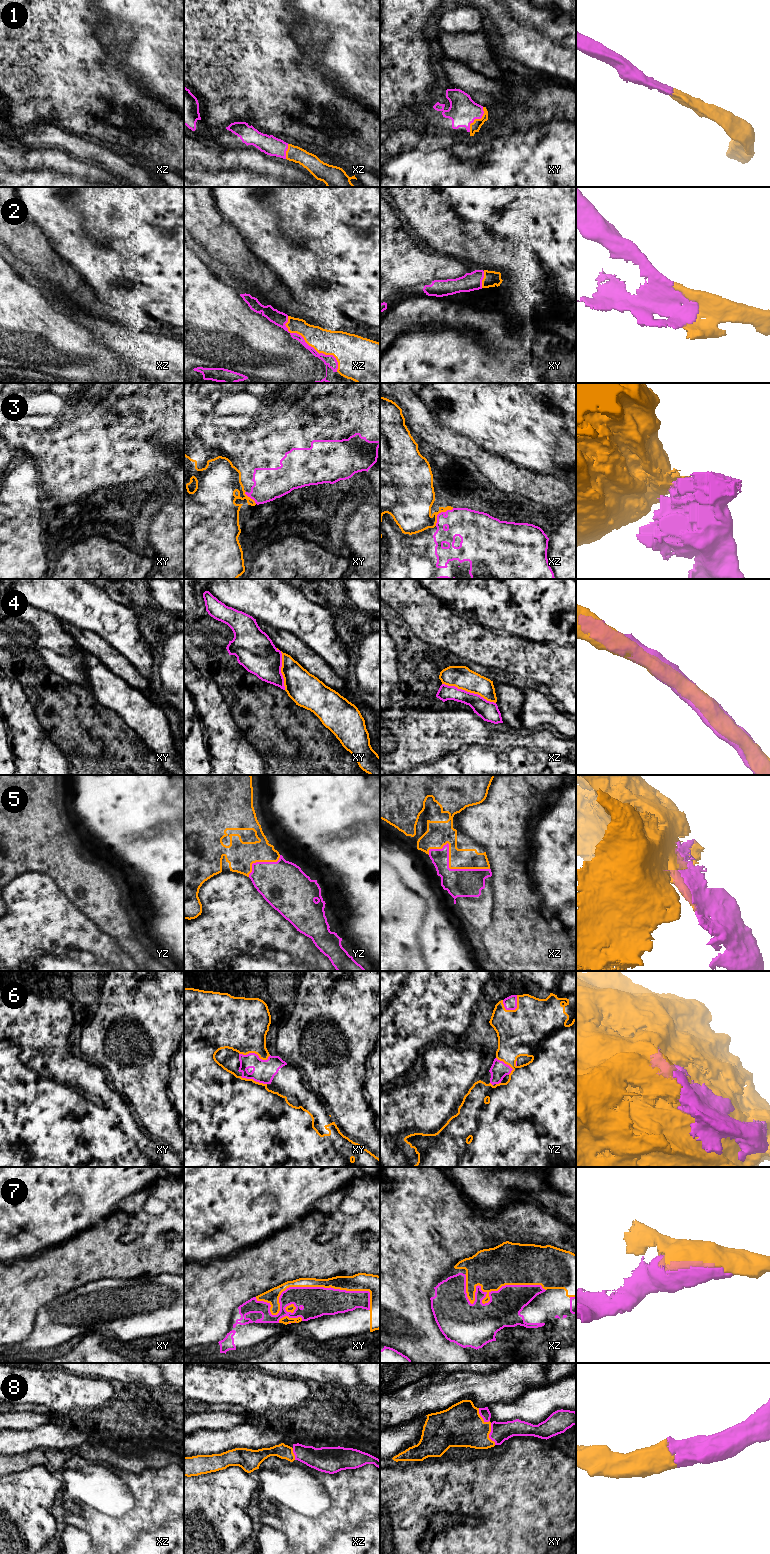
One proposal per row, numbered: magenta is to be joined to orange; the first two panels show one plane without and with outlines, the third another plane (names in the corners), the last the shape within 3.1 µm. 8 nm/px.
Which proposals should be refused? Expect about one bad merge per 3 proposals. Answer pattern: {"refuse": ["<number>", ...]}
{"refuse": ["3", "4"]}

